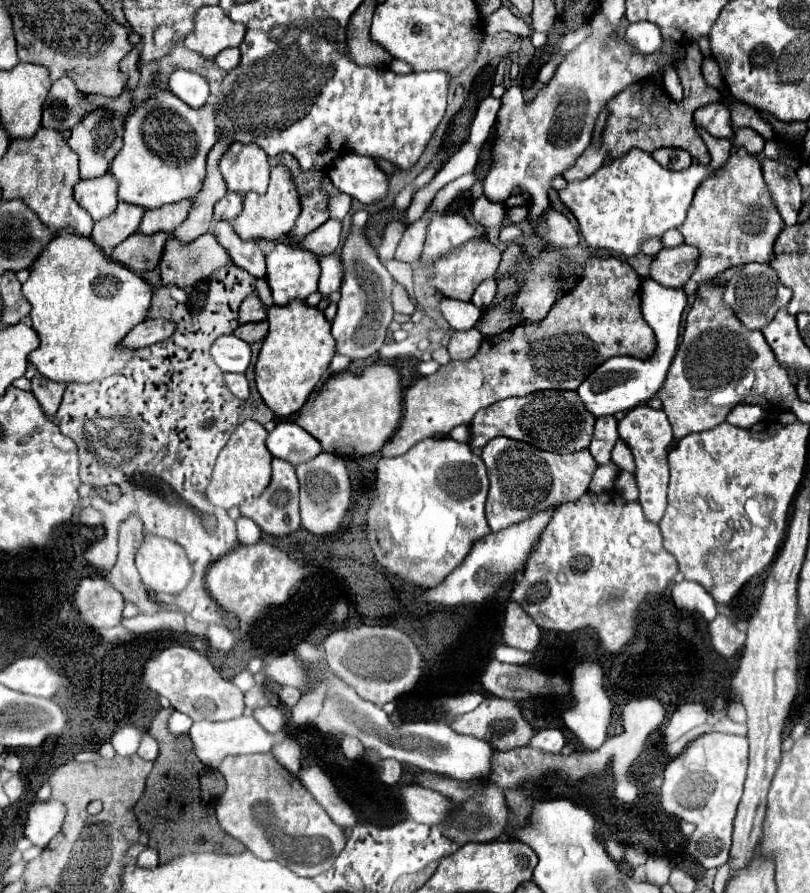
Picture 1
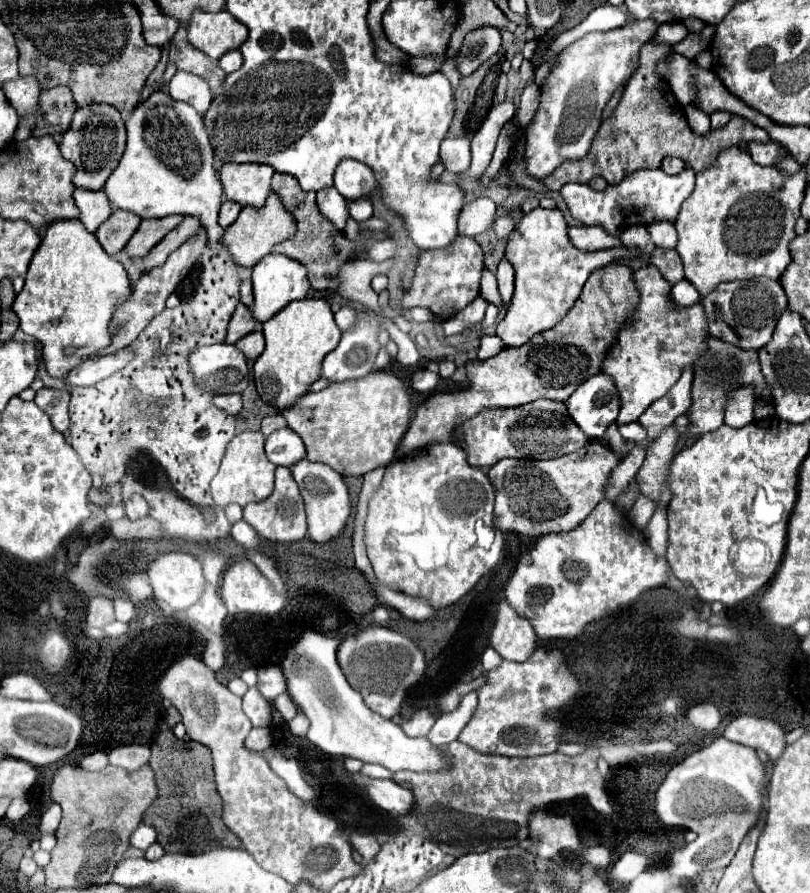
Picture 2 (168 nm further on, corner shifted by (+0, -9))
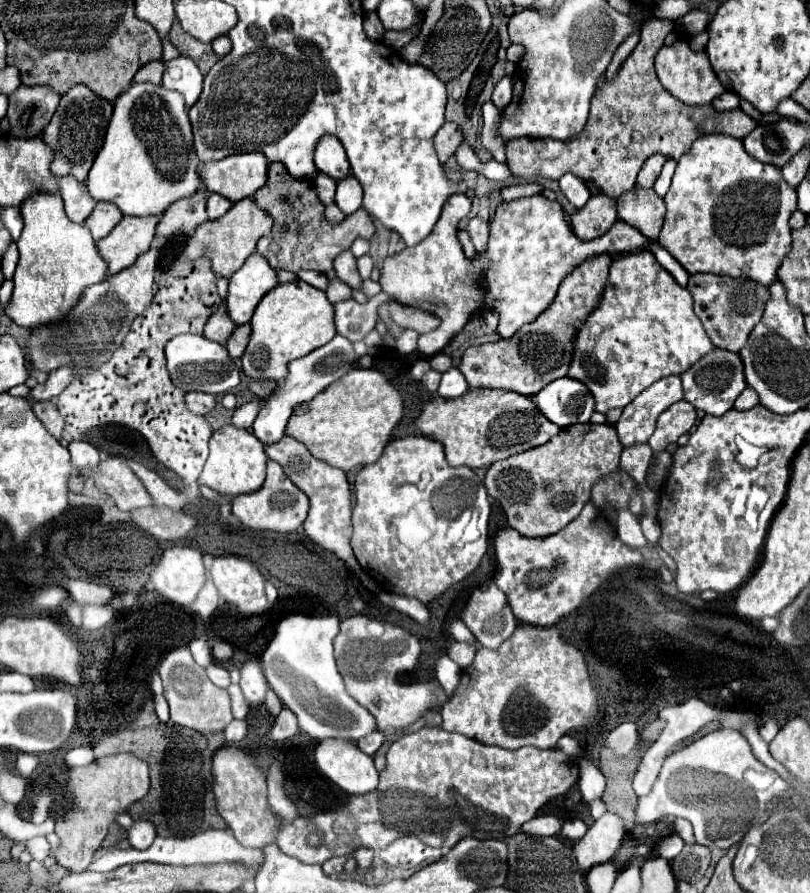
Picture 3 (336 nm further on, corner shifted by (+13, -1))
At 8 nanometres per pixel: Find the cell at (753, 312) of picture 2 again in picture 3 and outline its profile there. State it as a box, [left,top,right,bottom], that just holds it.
[687,273,771,353]

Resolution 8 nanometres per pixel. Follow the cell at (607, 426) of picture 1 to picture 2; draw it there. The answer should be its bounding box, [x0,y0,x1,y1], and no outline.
[600,265,708,423]

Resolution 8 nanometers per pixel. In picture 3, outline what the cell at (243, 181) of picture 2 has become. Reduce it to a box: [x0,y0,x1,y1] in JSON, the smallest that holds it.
[199,153,267,203]

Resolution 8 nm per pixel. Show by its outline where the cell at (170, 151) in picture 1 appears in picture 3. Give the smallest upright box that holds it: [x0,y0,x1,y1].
[85,83,203,217]

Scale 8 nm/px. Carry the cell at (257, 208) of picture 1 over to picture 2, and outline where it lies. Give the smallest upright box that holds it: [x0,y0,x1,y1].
[222,193,296,269]

